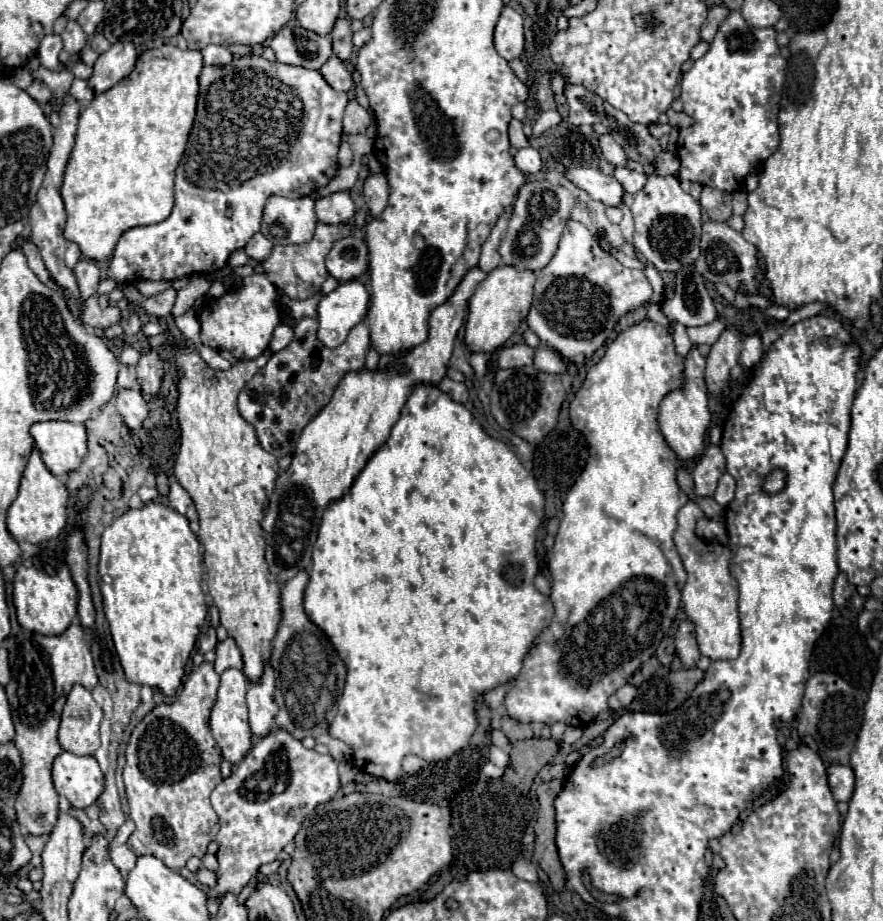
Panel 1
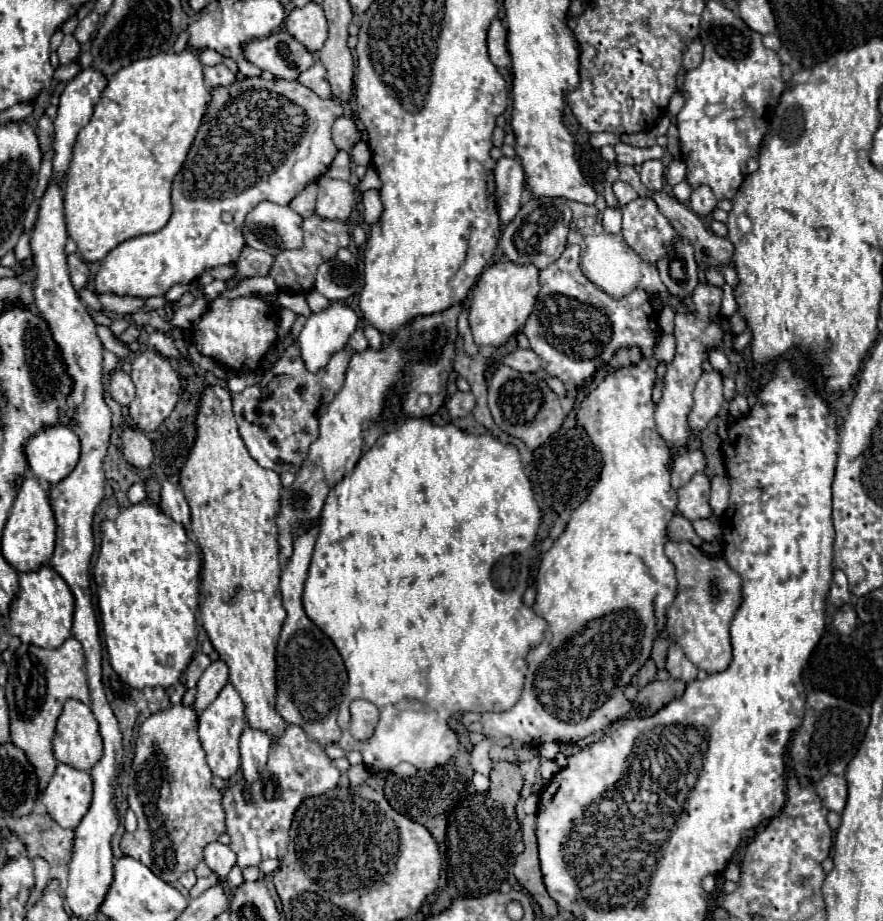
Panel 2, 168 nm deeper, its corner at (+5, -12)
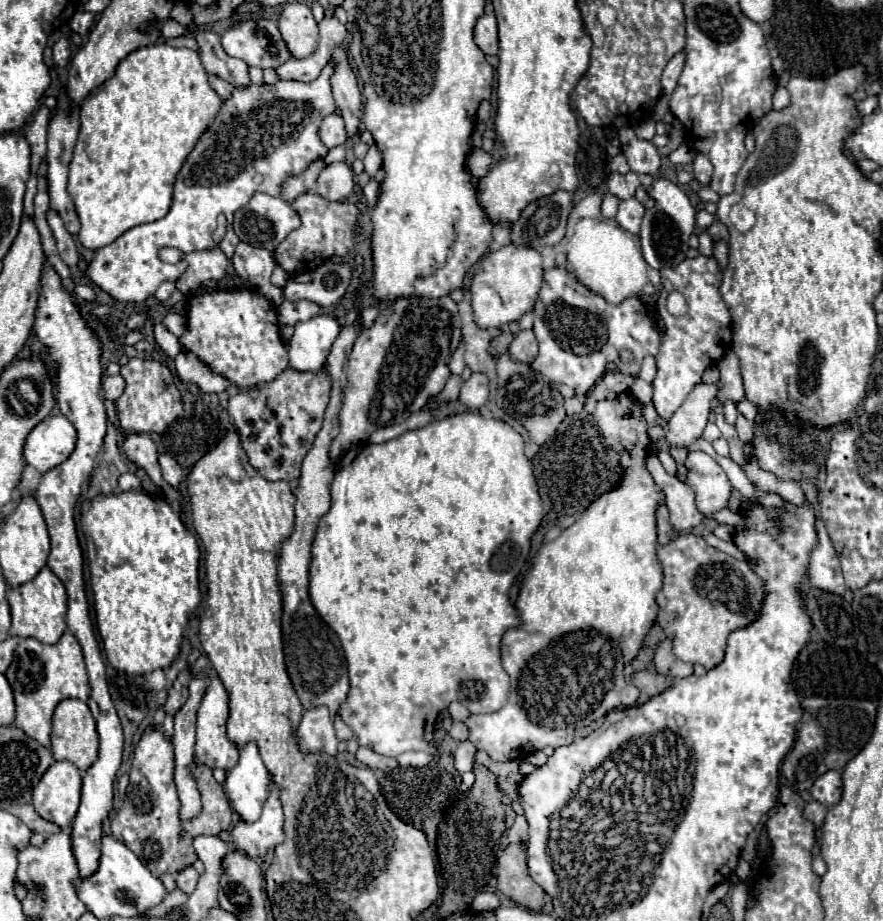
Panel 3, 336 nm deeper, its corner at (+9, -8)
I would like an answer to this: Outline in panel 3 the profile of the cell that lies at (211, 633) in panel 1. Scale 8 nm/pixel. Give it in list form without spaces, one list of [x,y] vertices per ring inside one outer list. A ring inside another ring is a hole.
[[[183,670],[183,672],[177,676],[177,680],[173,682],[171,690],[169,690],[167,702],[165,702],[165,706],[163,706],[163,708],[165,708],[165,714],[175,716],[175,712],[187,702],[187,698],[189,698],[189,682],[191,682],[189,670]]]

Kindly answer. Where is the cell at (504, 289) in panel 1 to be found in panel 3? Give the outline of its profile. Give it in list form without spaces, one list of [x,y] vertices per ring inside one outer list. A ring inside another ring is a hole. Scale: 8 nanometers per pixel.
[[[507,244],[495,252],[489,252],[471,280],[471,306],[475,312],[475,322],[485,328],[495,328],[519,320],[529,312],[537,300],[543,282],[541,254],[535,248]]]

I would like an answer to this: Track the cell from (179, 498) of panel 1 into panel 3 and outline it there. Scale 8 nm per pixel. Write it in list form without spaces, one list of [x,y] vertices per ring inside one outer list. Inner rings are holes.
[[[159,454],[159,464],[161,464],[161,472],[163,478],[171,484],[171,486],[179,486],[181,484],[181,466],[177,464],[177,460],[171,454]]]

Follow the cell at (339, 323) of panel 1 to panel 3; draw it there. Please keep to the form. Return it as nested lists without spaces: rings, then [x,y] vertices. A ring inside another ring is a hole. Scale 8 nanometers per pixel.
[[[315,316],[295,324],[295,334],[289,340],[289,368],[299,372],[319,372],[339,334],[339,324],[333,316]]]

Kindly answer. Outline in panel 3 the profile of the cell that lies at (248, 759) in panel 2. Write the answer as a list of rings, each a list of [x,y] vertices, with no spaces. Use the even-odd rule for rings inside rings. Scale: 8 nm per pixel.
[[[249,742],[239,752],[239,762],[227,772],[225,794],[243,822],[255,822],[261,816],[263,804],[269,798],[271,776],[259,756],[255,742]]]

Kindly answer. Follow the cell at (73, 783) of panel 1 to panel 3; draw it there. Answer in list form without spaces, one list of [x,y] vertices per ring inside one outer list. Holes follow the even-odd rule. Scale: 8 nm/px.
[[[53,762],[33,790],[35,812],[57,824],[71,826],[81,798],[81,774],[71,762]]]

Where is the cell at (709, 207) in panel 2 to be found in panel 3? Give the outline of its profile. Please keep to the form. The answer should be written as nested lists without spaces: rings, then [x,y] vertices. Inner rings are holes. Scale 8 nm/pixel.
[[[701,152],[695,154],[695,160],[693,160],[693,170],[695,170],[695,180],[701,182],[701,184],[709,184],[709,178],[713,174],[713,164],[709,162],[709,158]]]

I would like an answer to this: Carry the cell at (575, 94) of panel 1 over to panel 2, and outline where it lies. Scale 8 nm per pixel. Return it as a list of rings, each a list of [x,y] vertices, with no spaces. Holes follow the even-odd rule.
[[[637,132],[637,134],[631,134],[631,136],[623,134],[623,136],[619,136],[619,140],[625,142],[625,144],[629,144],[629,146],[649,148],[649,146],[655,144],[655,134],[651,134],[651,132]]]

